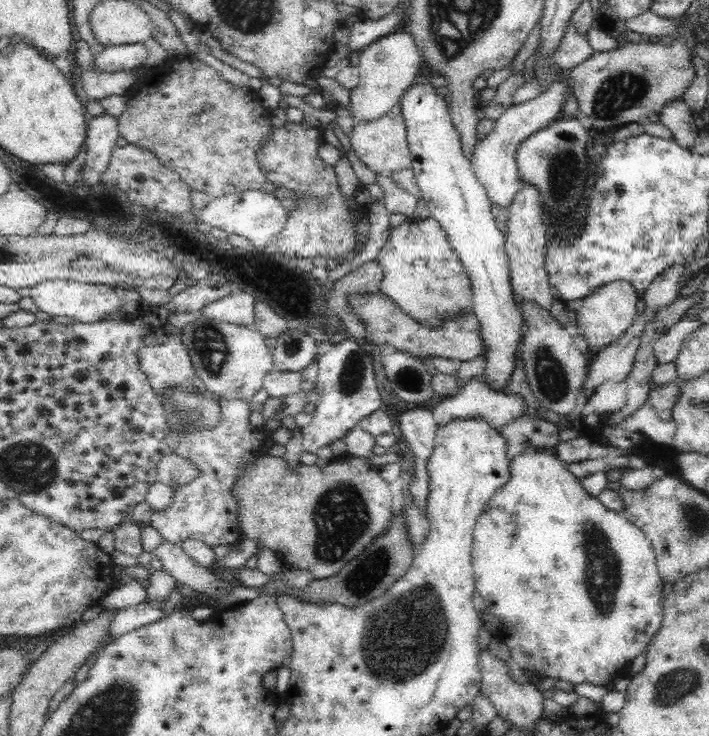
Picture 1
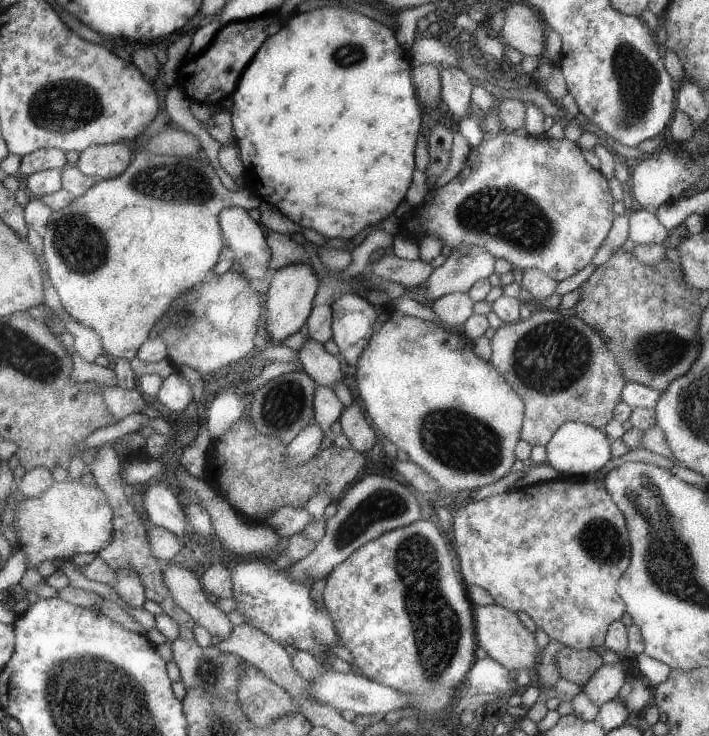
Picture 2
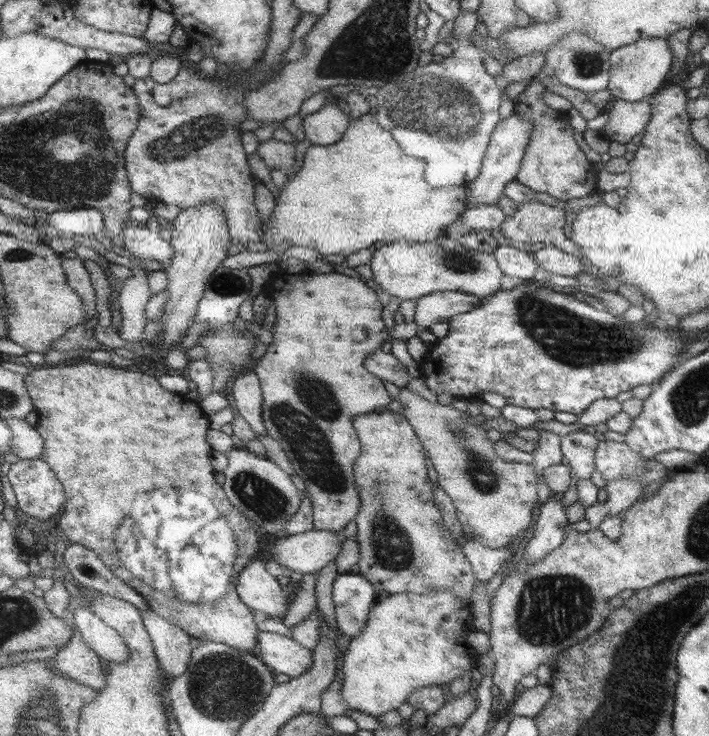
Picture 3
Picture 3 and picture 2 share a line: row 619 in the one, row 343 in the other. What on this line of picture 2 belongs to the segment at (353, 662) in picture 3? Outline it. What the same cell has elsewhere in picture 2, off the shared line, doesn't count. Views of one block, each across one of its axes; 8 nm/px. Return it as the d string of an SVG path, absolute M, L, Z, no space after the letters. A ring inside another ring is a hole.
M409 315L396 322L390 319L372 334L356 368L364 410L379 438L386 436L398 450L404 450L410 461L422 466L438 482L442 492L481 488L508 474L514 464L514 446L521 439L525 401L491 362L472 350L472 344L462 335Z

